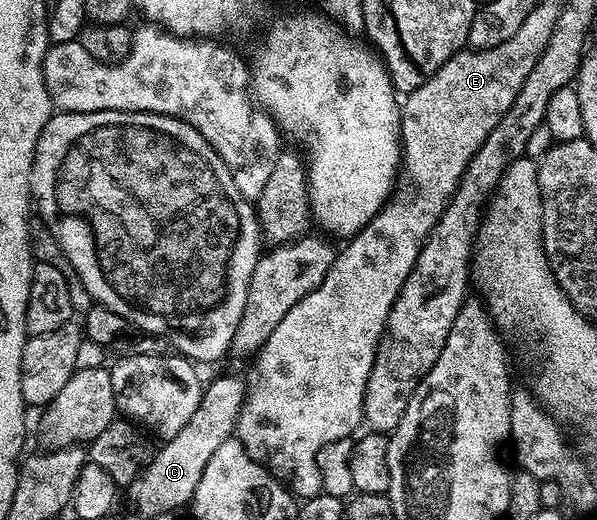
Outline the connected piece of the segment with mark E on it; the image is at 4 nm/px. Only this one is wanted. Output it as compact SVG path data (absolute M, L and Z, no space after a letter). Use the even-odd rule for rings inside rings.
M535 18L533 22L528 21L524 24L520 29L520 33L516 33L516 37L508 37L508 41L504 41L504 45L496 45L492 49L484 49L483 51L477 49L458 51L451 59L444 61L444 65L440 65L440 69L436 69L436 73L432 73L432 77L428 77L428 81L424 81L424 85L420 85L420 89L416 89L411 95L407 95L401 100L404 163L405 166L414 167L414 183L418 186L418 196L411 203L404 204L403 207L397 207L394 201L387 202L386 206L374 216L369 226L357 232L347 242L351 243L343 251L339 250L335 254L334 264L328 269L328 273L322 283L315 287L314 290L309 291L299 303L292 305L292 309L288 309L288 313L284 313L284 321L280 321L280 325L276 325L276 329L272 329L272 337L268 337L268 341L264 341L264 345L249 364L249 367L251 366L250 380L247 378L244 383L245 394L242 397L242 407L238 410L236 437L244 445L248 457L252 457L252 461L256 461L259 465L265 467L290 492L291 496L298 498L299 495L299 500L305 501L311 499L313 495L323 494L320 469L318 468L320 449L324 449L324 445L332 445L332 441L351 438L355 434L353 431L357 429L358 423L360 427L360 422L363 420L362 401L366 392L366 381L368 373L374 364L374 353L378 348L378 342L382 339L382 333L386 328L387 315L400 293L408 273L412 273L412 265L416 265L418 254L422 251L422 244L426 242L426 238L433 231L435 223L438 222L438 216L445 210L448 200L458 190L458 185L462 182L462 174L466 172L466 166L470 163L470 158L478 152L480 145L484 145L488 133L492 133L492 129L496 129L496 125L500 125L500 117L504 117L504 113L508 113L508 108L512 105L512 101L516 101L516 93L520 93L520 85L524 85L524 80L527 79L528 73L532 73L532 65L536 65L536 61L540 61L540 53L544 53L544 49L548 45L548 37L552 26L551 20L549 18L537 19Z

